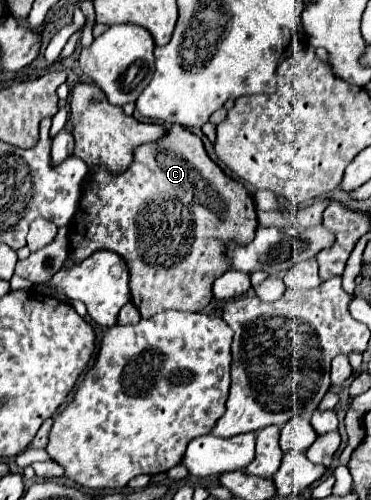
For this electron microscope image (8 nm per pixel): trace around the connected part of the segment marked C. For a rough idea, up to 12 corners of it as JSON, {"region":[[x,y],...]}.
{"region":[[174,125],[92,171],[78,263],[110,249],[142,319],[202,311],[256,203]]}

